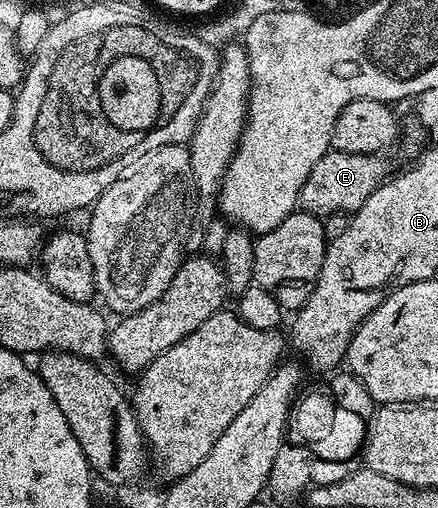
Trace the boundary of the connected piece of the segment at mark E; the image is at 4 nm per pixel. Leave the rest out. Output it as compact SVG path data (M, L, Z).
M329 150L311 169L299 196L300 210L310 211L318 217L328 217L358 211L375 193L377 186L385 182L384 158L381 155L360 155Z

